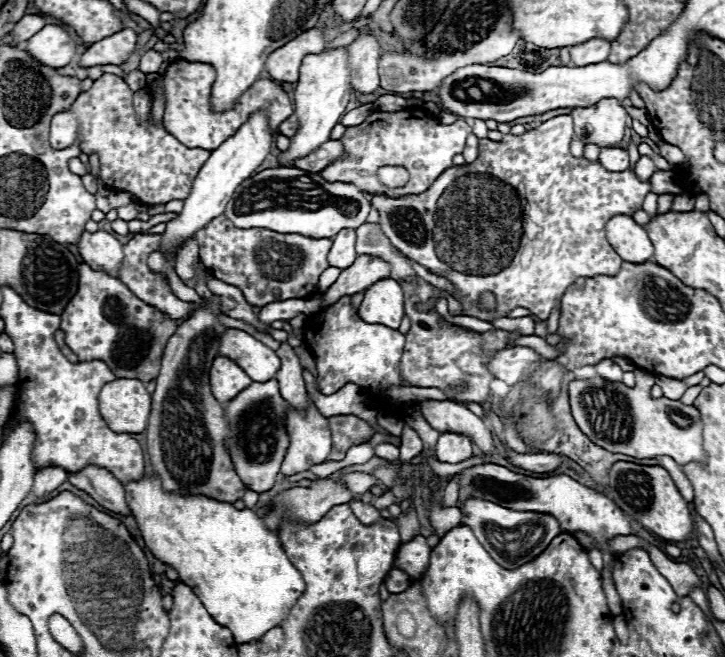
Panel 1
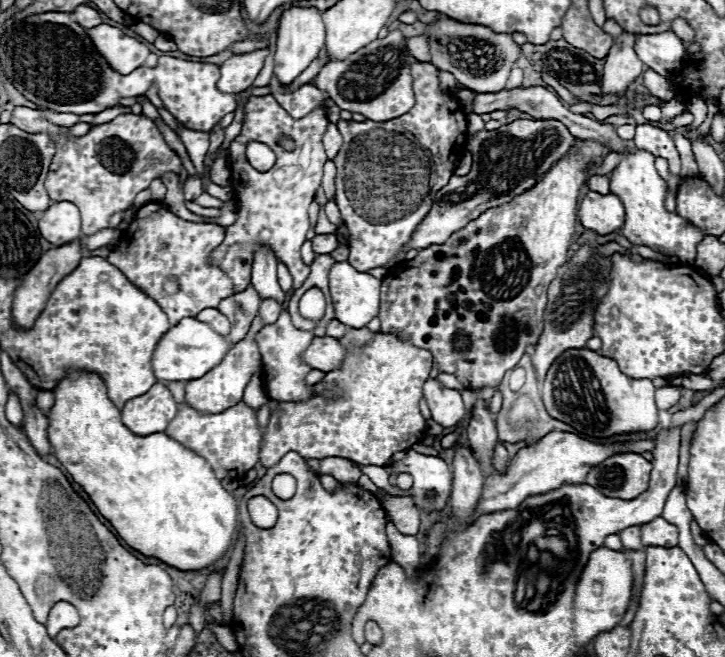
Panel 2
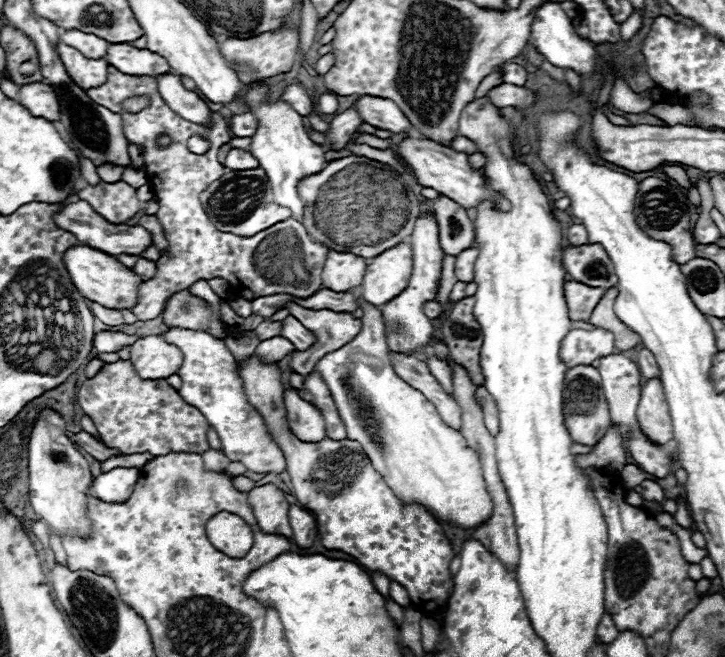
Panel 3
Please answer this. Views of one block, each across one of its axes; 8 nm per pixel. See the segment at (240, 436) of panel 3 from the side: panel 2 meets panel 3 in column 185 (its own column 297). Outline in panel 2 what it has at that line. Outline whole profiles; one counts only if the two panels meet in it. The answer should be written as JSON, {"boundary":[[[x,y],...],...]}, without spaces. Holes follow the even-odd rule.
{"boundary":[[[282,310],[280,318],[272,326],[264,326],[256,334],[256,342],[258,342],[260,354],[262,354],[262,364],[264,364],[262,368],[264,368],[264,376],[266,376],[266,390],[272,400],[296,402],[296,400],[308,400],[314,396],[314,388],[304,384],[304,378],[312,368],[302,364],[302,360],[300,360],[300,354],[310,346],[312,338],[314,338],[312,332],[296,330],[292,326],[286,310]]]}

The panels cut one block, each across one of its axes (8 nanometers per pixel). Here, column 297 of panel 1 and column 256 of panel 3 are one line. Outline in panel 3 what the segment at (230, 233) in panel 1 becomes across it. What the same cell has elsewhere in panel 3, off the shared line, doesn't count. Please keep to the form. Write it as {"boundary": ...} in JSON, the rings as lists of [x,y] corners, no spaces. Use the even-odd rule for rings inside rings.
{"boundary":[[[108,66],[108,82],[104,82],[104,86],[88,90],[88,96],[96,104],[122,116],[126,138],[144,152],[142,156],[148,170],[148,182],[152,184],[152,190],[160,204],[156,218],[160,220],[164,238],[168,240],[168,252],[160,254],[160,258],[156,260],[156,278],[142,282],[138,288],[138,302],[132,308],[132,314],[138,320],[152,320],[162,314],[166,298],[170,298],[176,290],[186,290],[196,280],[222,278],[228,282],[230,288],[234,288],[236,296],[244,300],[254,300],[278,292],[308,298],[322,288],[322,266],[328,248],[320,242],[314,242],[306,234],[304,226],[294,218],[278,222],[276,226],[270,226],[260,234],[244,238],[220,232],[204,214],[204,208],[200,206],[200,194],[216,178],[226,174],[226,168],[218,162],[216,154],[218,148],[230,142],[230,138],[234,136],[220,112],[210,114],[210,126],[188,122],[180,114],[170,110],[170,106],[162,100],[156,78],[132,78],[128,74],[120,74],[120,70],[116,70],[114,66]],[[134,96],[148,96],[150,106],[140,112],[126,112],[122,104],[124,100]],[[162,132],[170,134],[172,138],[172,144],[166,148],[158,148],[154,144],[156,136]],[[192,134],[202,134],[212,140],[212,146],[206,154],[196,156],[186,148],[186,142]]]}

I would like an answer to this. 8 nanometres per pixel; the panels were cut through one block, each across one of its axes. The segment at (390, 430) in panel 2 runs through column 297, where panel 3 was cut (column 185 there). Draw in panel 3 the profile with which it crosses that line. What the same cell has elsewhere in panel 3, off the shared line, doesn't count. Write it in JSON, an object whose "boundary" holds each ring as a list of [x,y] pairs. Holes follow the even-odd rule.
{"boundary":[[[130,360],[106,364],[94,378],[82,382],[78,404],[92,418],[102,442],[124,454],[150,452],[164,456],[168,452],[206,452],[208,422],[194,406],[188,406],[178,390],[166,384],[164,378],[140,380]]]}

